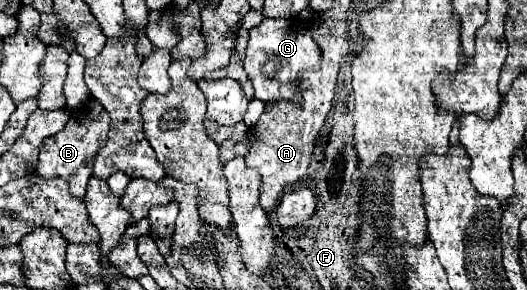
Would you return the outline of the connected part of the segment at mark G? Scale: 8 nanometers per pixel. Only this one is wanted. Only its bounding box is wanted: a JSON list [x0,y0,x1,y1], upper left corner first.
[245,18,321,106]

